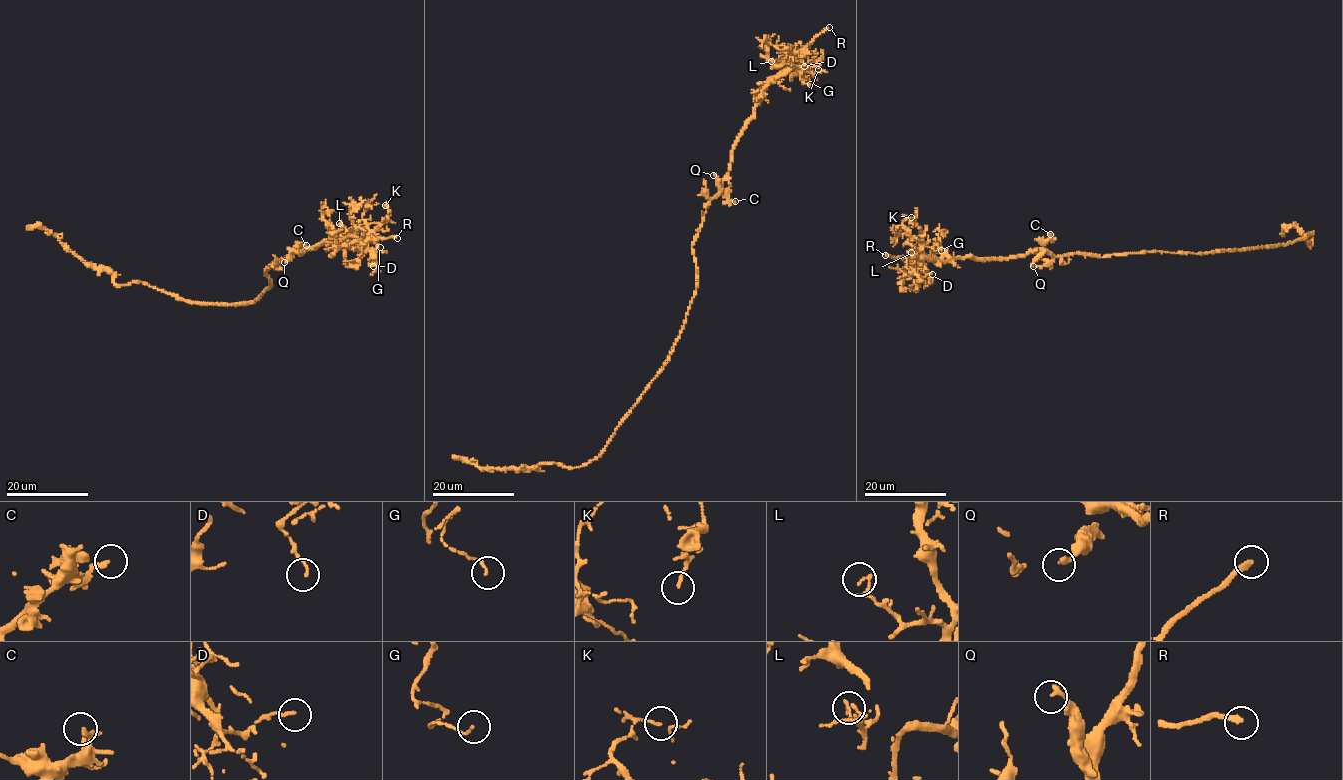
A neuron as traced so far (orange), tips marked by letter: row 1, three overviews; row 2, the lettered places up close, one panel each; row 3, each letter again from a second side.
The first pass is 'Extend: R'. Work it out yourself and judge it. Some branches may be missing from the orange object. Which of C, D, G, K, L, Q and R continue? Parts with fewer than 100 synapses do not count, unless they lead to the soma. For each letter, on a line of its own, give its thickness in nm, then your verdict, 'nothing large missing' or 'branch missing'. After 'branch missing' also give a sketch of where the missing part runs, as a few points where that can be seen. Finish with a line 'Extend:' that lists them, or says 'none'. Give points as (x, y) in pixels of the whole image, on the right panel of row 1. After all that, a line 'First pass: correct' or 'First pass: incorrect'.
C: calibre 220 nm; nothing large missing
D: calibre 110 nm; nothing large missing
G: calibre 100 nm; nothing large missing
K: calibre 110 nm; nothing large missing
L: calibre 90 nm; nothing large missing
Q: calibre 200 nm; nothing large missing
R: calibre 240 nm; branch missing
Extend: R
First pass: correct

